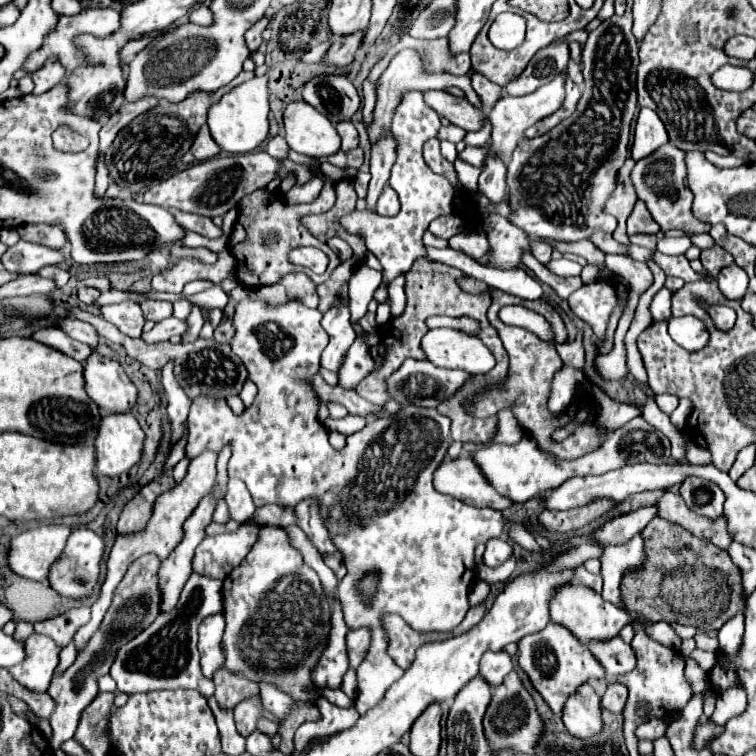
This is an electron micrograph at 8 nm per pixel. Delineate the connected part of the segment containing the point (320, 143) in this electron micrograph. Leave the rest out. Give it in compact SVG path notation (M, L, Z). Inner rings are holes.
M295 101L287 105L283 121L289 149L309 157L327 157L339 151L341 139L333 123L309 103Z

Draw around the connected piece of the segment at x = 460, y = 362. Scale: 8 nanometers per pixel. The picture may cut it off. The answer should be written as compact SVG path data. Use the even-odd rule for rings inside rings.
M449 327L429 329L421 341L421 349L435 367L461 369L477 375L491 371L495 365L493 355L479 339Z

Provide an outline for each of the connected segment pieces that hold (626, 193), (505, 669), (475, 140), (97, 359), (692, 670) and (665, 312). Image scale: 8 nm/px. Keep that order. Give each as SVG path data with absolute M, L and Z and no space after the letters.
M627 157L625 163L623 163L623 167L621 167L621 171L617 171L615 191L611 193L611 197L607 199L607 203L605 203L605 207L603 207L605 213L613 215L613 217L619 221L619 227L625 225L624 237L622 239L614 238L615 240L617 239L617 242L630 242L625 221L627 222L627 217L631 215L631 211L633 211L633 207L635 207L635 203L637 203L637 195L635 195L635 189L633 189L633 185L631 185L631 179L629 179L629 173L631 173L633 165L635 165L635 161L633 161L631 157Z
M497 651L497 653L485 653L481 657L481 663L479 663L479 675L491 685L491 687L499 687L501 681L505 679L505 675L513 669L513 663L511 663L511 657L503 651Z
M485 123L485 127L481 127L481 131L469 131L463 141L465 141L467 145L481 147L481 145L485 145L485 143L489 141L489 137L491 137L491 125Z
M99 353L89 355L83 363L83 379L87 395L107 413L119 413L133 407L137 389L125 375L123 367Z
M687 661L685 665L685 677L689 679L691 687L693 687L693 693L701 693L705 687L709 687L709 681L707 681L707 673L693 661Z
M667 287L659 289L657 295L651 301L651 313L653 313L653 321L661 321L661 319L669 319L671 317L671 291Z

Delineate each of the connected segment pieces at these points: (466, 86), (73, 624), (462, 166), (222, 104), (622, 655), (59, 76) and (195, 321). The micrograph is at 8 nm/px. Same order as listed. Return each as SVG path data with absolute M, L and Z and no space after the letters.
M405 49L401 51L399 55L393 57L393 61L389 63L389 67L385 69L385 73L381 75L381 79L377 81L377 105L375 105L375 121L373 125L369 127L369 137L371 137L371 143L377 141L377 137L389 129L391 125L391 119L393 119L393 113L395 113L395 107L401 99L401 95L405 95L407 91L427 91L427 89L445 89L447 85L457 85L465 91L465 97L483 109L483 103L481 99L477 97L477 93L471 89L471 81L469 81L469 75L463 75L463 77L453 77L453 75L447 75L447 73L437 73L437 75L429 75L421 69L421 61L417 57L417 53L413 49Z
M75 607L75 609L69 609L61 615L57 615L57 617L35 623L33 627L35 627L37 633L43 633L43 635L51 637L57 643L57 647L63 649L73 639L75 631L81 625L85 625L89 619L91 619L91 609L89 607Z
M455 159L455 171L457 171L457 175L459 175L461 185L463 185L467 191L475 193L475 191L477 191L477 177L479 177L481 169L469 165L469 163L463 161L463 159Z
M253 77L237 87L233 87L229 93L221 97L221 101L213 103L207 113L207 125L211 129L213 141L227 153L251 153L255 147L263 143L263 139L269 133L269 77Z
M619 635L613 639L607 639L603 643L599 643L599 641L587 643L587 647L603 665L607 677L617 677L617 675L629 673L635 667L635 653L633 653L631 645L627 645Z
M53 55L53 59L49 59L49 63L43 63L41 69L37 69L35 73L31 73L33 83L35 83L33 93L35 95L45 93L53 85L61 83L65 79L65 73L67 73L67 69L61 67L61 63L57 63L57 55Z
M193 307L191 315L187 317L187 325L189 325L189 333L183 337L183 341L195 341L199 337L201 327L203 327L203 315L199 313L197 307Z

